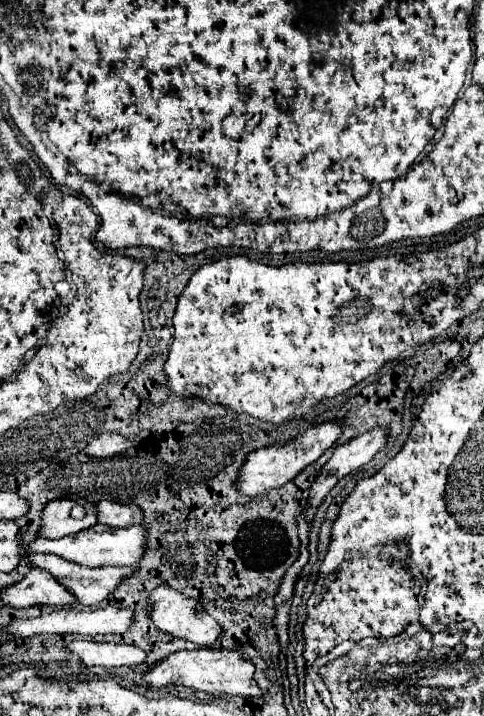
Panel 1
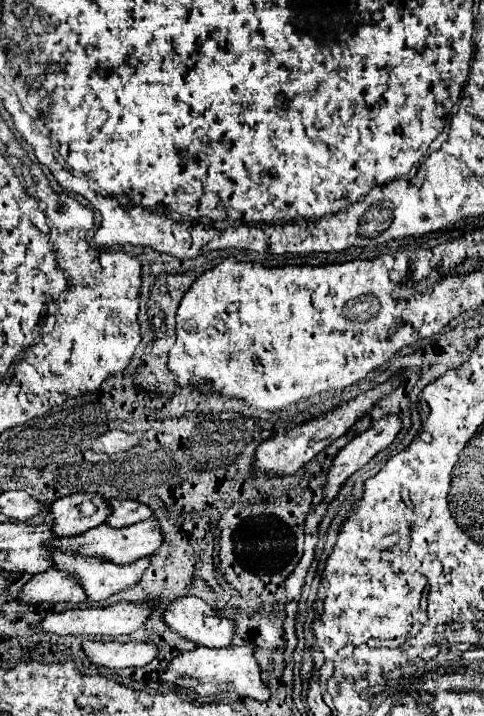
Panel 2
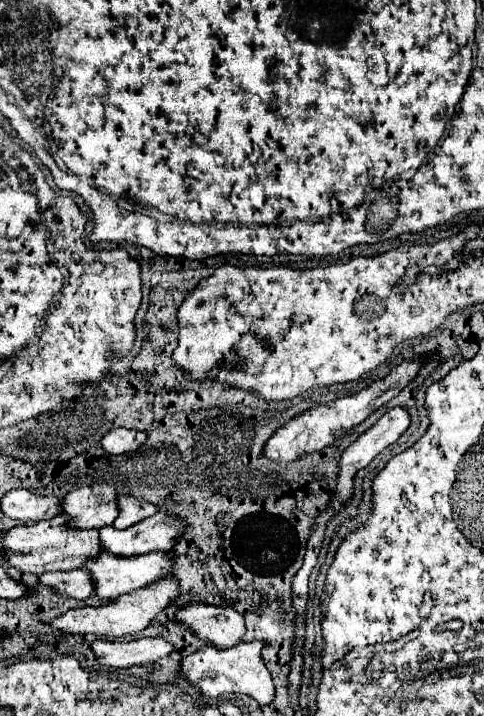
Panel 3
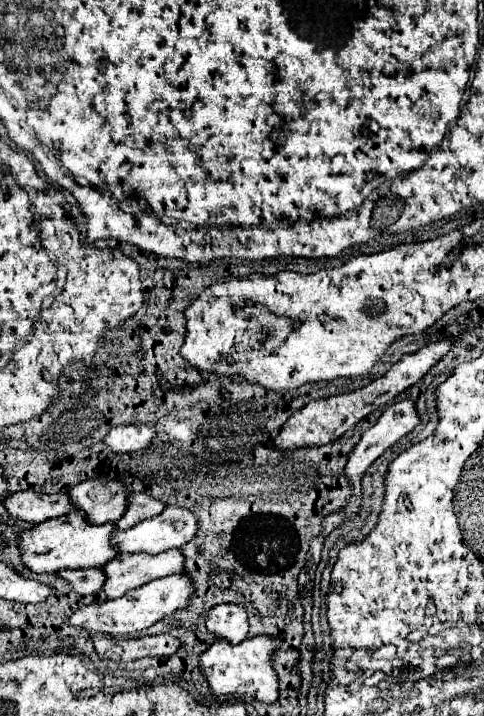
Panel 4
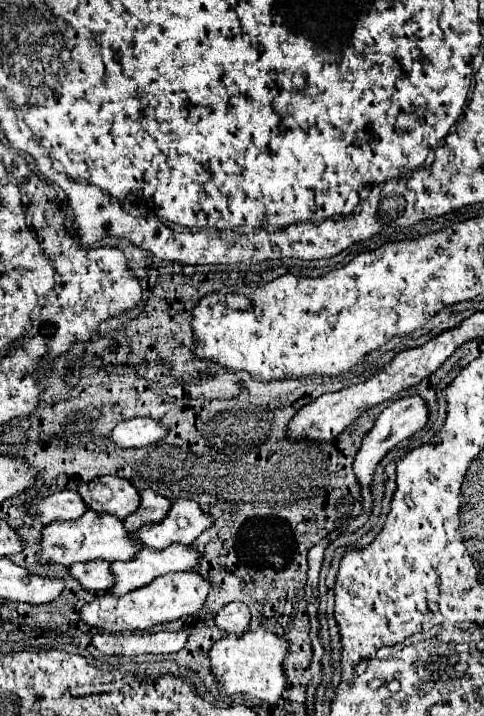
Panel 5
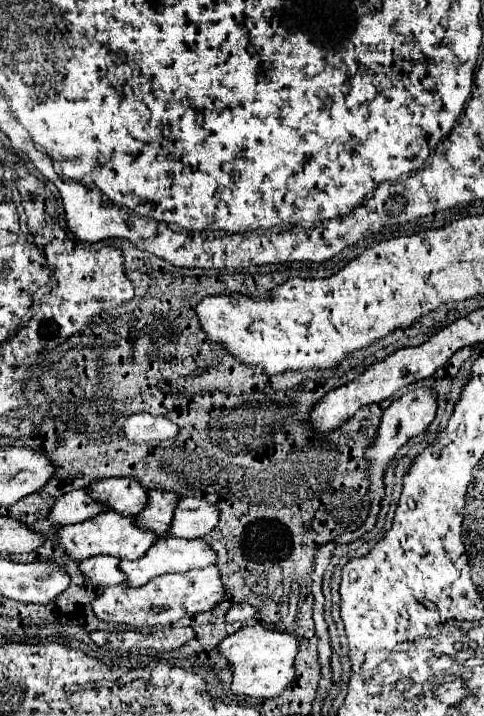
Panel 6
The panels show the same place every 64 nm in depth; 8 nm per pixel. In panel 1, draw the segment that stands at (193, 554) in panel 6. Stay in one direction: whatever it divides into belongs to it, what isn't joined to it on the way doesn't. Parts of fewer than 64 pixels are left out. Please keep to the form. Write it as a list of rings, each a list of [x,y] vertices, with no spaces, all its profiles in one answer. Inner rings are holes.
[[[30,554],[30,568],[46,570],[56,580],[76,596],[76,600],[82,606],[96,606],[100,604],[122,578],[132,574],[132,568],[82,568],[78,564],[72,564],[60,556],[54,554]]]

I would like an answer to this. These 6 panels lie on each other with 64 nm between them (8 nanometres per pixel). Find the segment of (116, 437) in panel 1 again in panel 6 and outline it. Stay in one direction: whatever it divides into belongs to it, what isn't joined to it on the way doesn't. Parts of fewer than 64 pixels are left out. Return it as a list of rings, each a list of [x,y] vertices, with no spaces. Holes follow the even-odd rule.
[[[134,414],[128,416],[124,426],[122,426],[122,434],[128,442],[134,444],[142,444],[142,442],[158,442],[158,440],[168,440],[174,438],[178,432],[176,424],[170,422],[168,418],[162,416],[152,416],[152,414]]]

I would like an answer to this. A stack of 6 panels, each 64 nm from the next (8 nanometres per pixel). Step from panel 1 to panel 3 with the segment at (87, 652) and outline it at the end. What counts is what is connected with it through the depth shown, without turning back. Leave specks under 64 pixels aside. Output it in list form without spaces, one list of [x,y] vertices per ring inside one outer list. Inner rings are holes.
[[[138,638],[130,642],[94,640],[90,648],[100,664],[112,668],[148,666],[174,650],[174,646],[164,638]]]

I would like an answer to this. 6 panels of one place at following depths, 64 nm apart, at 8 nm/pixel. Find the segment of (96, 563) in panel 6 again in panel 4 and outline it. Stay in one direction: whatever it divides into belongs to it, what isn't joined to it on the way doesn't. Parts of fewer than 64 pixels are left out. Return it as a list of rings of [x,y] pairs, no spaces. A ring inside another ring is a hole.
[[[88,568],[88,570],[64,570],[64,572],[56,572],[62,580],[66,580],[70,584],[70,588],[78,594],[78,596],[90,596],[96,594],[102,584],[104,584],[104,576],[100,576],[100,568]]]

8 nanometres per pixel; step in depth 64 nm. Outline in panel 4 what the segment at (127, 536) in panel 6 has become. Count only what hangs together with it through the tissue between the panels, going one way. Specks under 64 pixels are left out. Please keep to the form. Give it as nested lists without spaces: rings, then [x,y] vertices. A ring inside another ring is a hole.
[[[70,512],[58,518],[50,518],[32,526],[30,530],[22,530],[18,538],[18,548],[22,562],[32,572],[58,572],[70,568],[98,568],[104,560],[112,560],[116,550],[108,544],[108,536],[112,534],[114,524],[88,524],[80,512]]]

